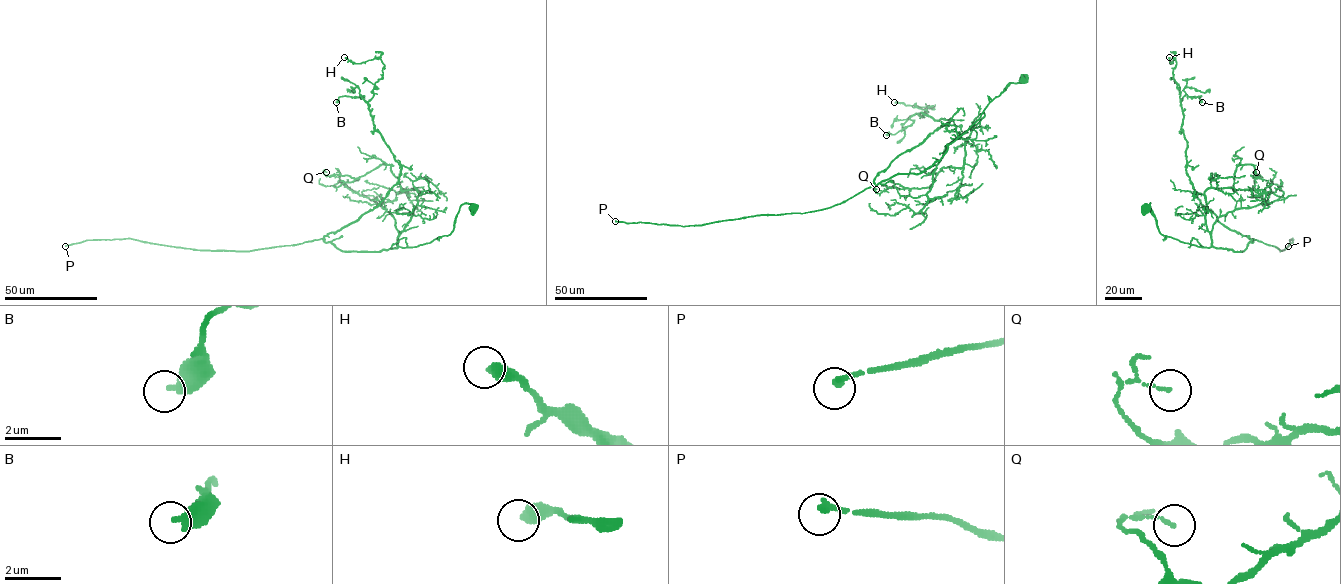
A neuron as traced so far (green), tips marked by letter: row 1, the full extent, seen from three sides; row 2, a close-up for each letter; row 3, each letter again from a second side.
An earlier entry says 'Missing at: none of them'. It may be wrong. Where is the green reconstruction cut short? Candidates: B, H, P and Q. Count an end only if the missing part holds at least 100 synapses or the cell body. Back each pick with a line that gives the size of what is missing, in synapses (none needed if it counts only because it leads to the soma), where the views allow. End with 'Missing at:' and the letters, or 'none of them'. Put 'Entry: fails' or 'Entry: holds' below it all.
P: 130 syn
Missing at: P
Entry: fails

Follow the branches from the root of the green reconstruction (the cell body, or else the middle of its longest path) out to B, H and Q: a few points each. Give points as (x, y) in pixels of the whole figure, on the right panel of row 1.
B: (1147, 207), (1162, 235), (1183, 242), (1242, 251), (1253, 241), (1201, 203), (1187, 173), (1181, 101), (1202, 102)
H: (1147, 207), (1162, 235), (1183, 242), (1242, 251), (1253, 241), (1223, 226), (1191, 183), (1169, 57)
Q: (1147, 207), (1162, 235), (1209, 247), (1204, 192), (1234, 190), (1238, 165), (1252, 164), (1254, 178), (1256, 172)

